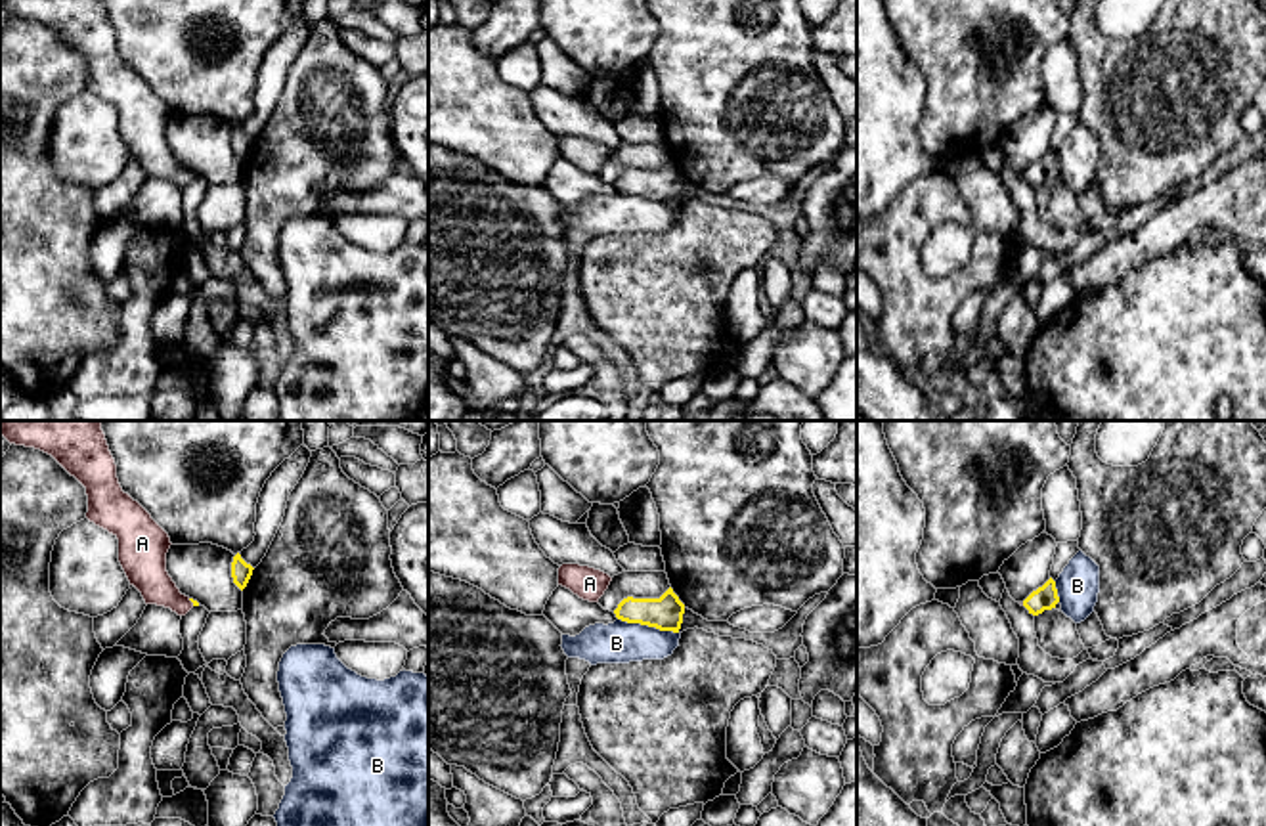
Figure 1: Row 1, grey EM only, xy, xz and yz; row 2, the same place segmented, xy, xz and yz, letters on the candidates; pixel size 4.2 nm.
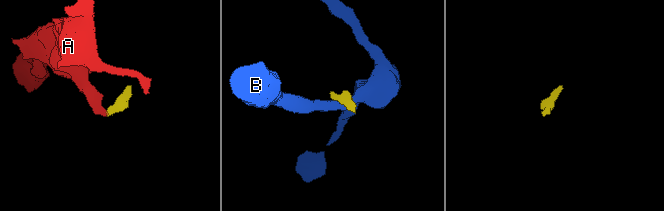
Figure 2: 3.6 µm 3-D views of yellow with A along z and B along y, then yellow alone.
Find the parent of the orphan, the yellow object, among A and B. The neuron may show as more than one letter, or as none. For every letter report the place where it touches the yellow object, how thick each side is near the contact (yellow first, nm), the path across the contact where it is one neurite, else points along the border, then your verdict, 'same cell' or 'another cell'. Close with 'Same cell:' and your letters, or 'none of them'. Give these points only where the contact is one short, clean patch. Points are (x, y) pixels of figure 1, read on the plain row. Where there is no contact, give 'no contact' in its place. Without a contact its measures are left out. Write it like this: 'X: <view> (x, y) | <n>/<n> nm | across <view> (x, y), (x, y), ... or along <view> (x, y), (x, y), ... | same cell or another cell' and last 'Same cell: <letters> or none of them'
A: xy (192, 173) | 20/180 nm | across xy (196, 174), (192, 173), (176, 173), (146, 134) | same cell
B: xz (649, 197) | 140/180 nm | along xz (618, 190), (677, 205) | another cell
Same cell: A

